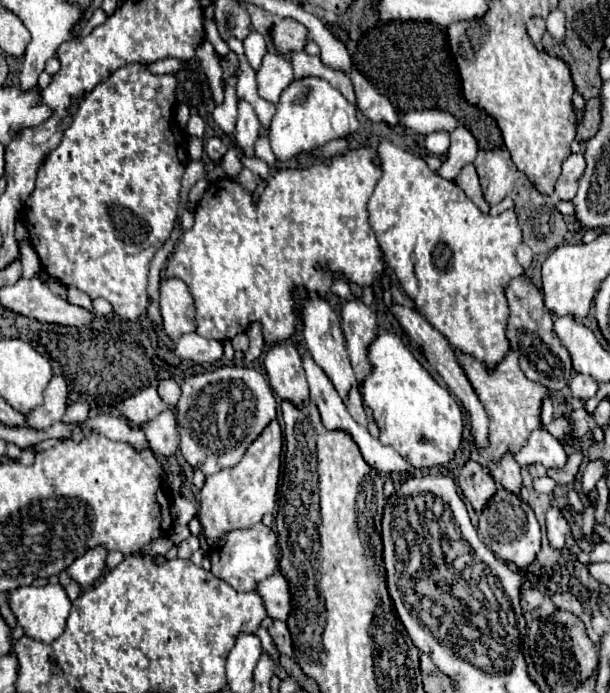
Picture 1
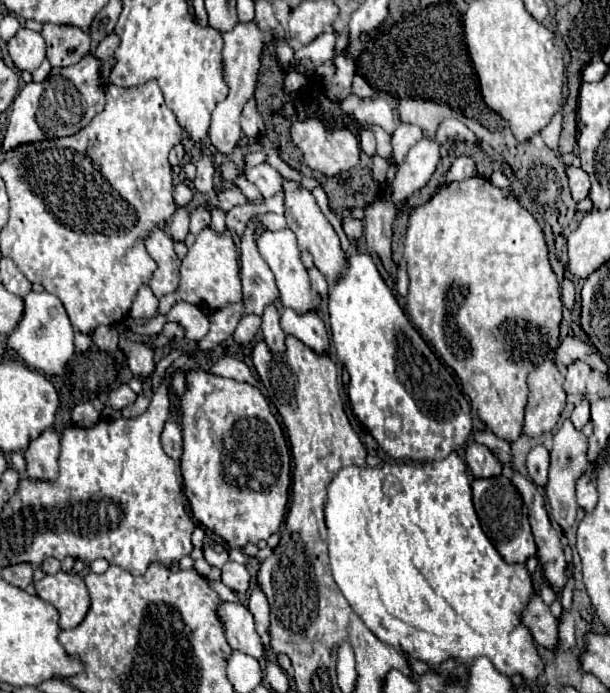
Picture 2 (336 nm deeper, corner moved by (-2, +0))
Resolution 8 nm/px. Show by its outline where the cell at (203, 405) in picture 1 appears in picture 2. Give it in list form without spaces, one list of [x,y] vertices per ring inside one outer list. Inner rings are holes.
[[[232,356],[220,358],[220,360],[214,364],[212,374],[218,374],[218,376],[222,376],[222,378],[242,380],[242,382],[248,382],[248,384],[256,384],[256,380],[254,380],[250,368],[248,368],[244,362],[232,358]]]

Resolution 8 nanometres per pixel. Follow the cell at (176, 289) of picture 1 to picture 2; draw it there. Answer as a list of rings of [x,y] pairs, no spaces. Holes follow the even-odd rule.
[[[154,228],[152,234],[144,240],[148,254],[152,256],[152,260],[158,264],[158,268],[152,272],[152,280],[150,280],[150,288],[152,292],[160,298],[164,294],[170,294],[178,288],[178,268],[180,268],[180,260],[174,252],[174,242],[172,238],[160,230]]]

